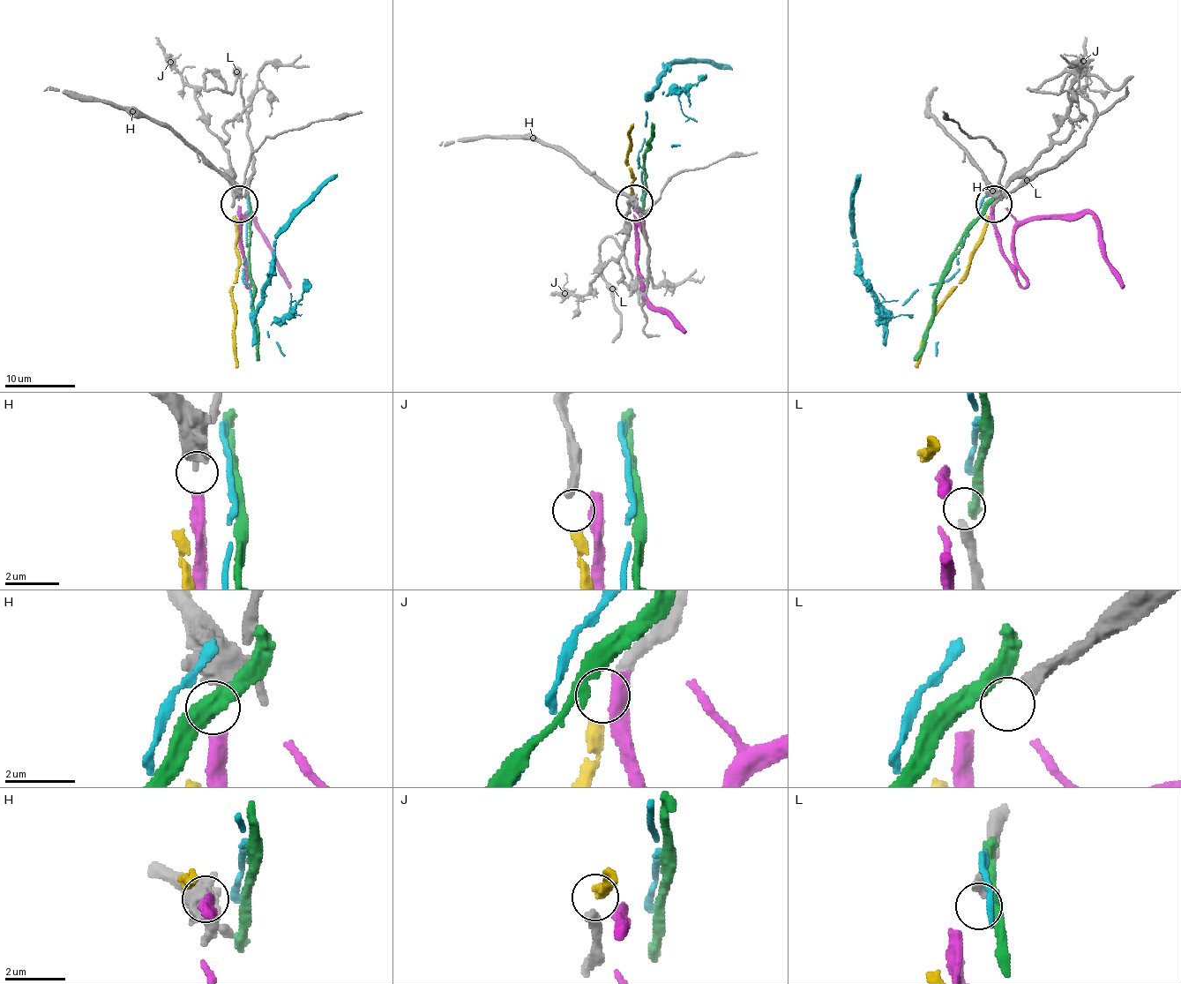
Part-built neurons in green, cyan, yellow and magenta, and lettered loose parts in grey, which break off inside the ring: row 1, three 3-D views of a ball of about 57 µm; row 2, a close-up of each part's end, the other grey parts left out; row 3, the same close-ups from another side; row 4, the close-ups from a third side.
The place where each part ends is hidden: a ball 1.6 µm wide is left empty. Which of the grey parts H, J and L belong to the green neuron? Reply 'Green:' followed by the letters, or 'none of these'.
Green: none of these

